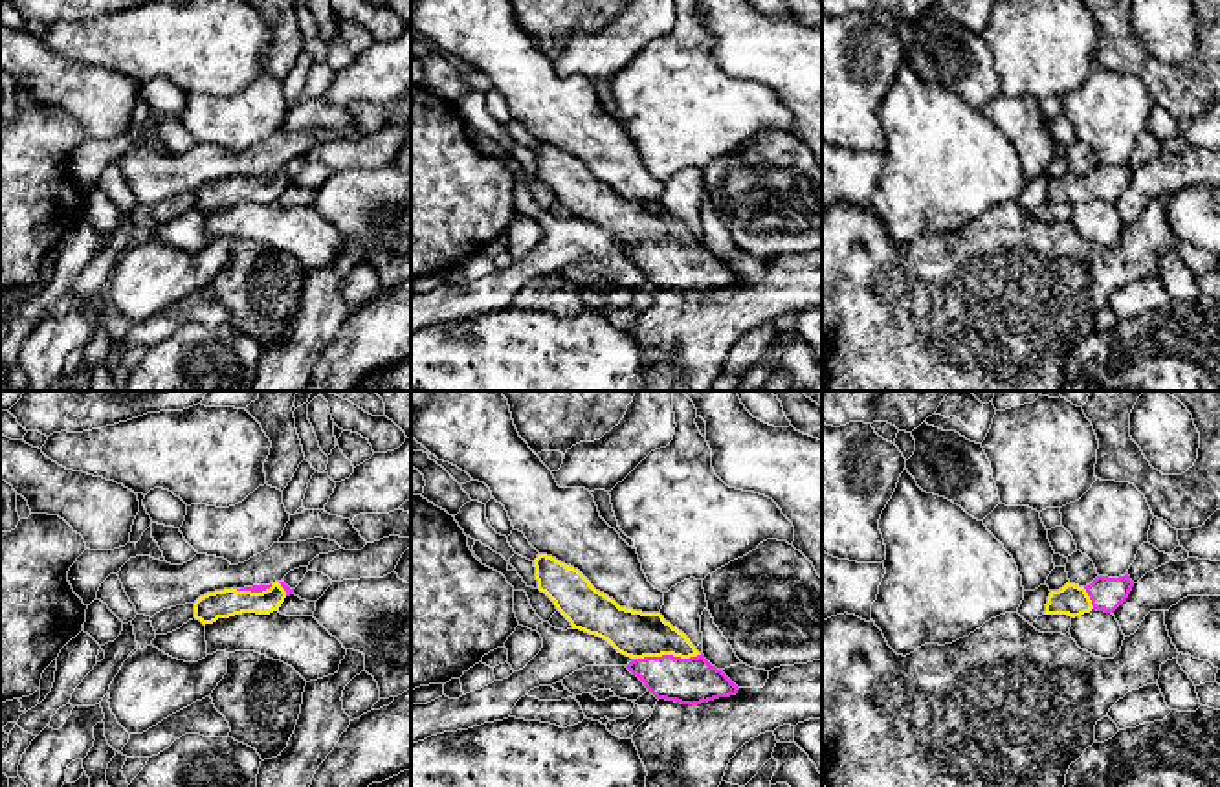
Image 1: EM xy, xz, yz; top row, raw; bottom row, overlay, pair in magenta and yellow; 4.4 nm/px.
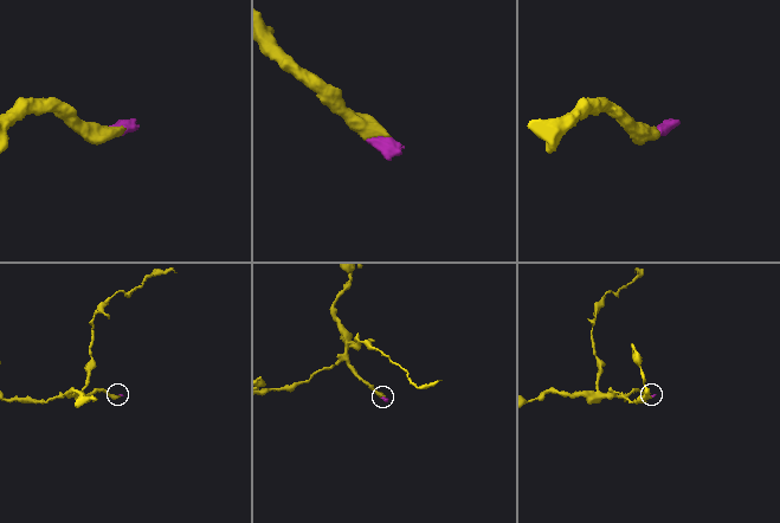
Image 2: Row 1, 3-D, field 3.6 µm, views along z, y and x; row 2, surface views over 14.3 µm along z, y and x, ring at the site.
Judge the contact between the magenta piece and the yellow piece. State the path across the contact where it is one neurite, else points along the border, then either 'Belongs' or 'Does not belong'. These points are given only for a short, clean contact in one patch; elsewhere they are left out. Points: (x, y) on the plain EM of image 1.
Path across: xz (688, 270), (668, 244), (646, 226), (633, 222). Belongs

